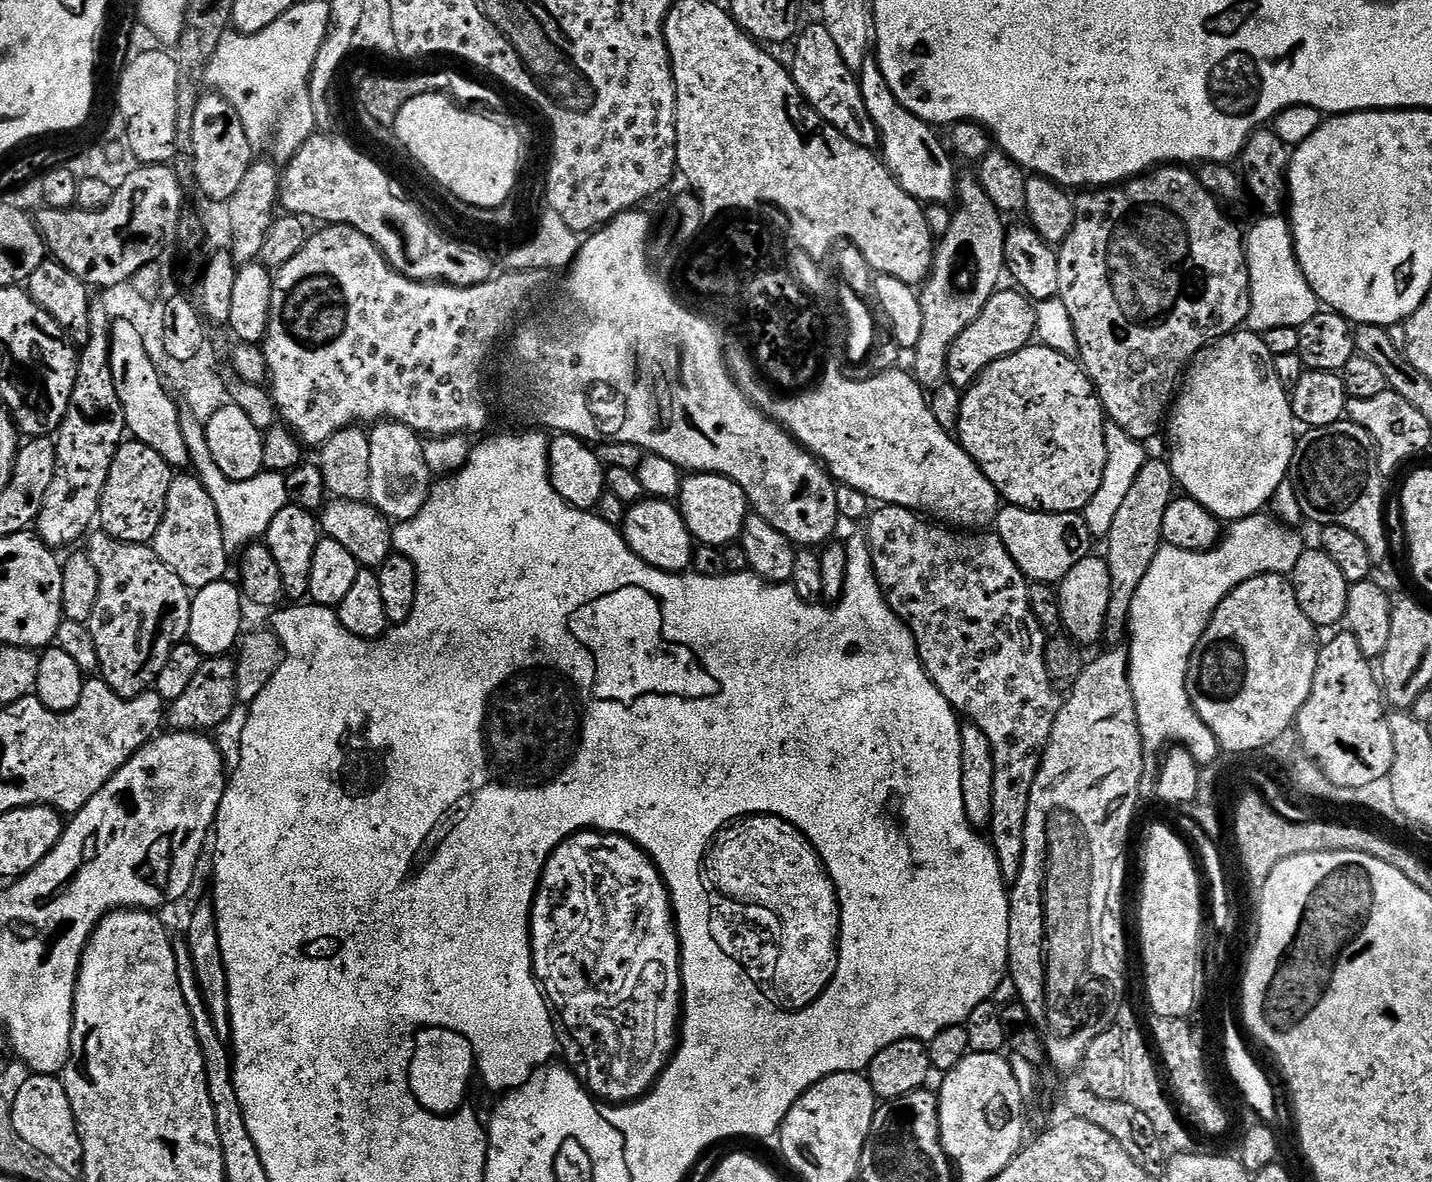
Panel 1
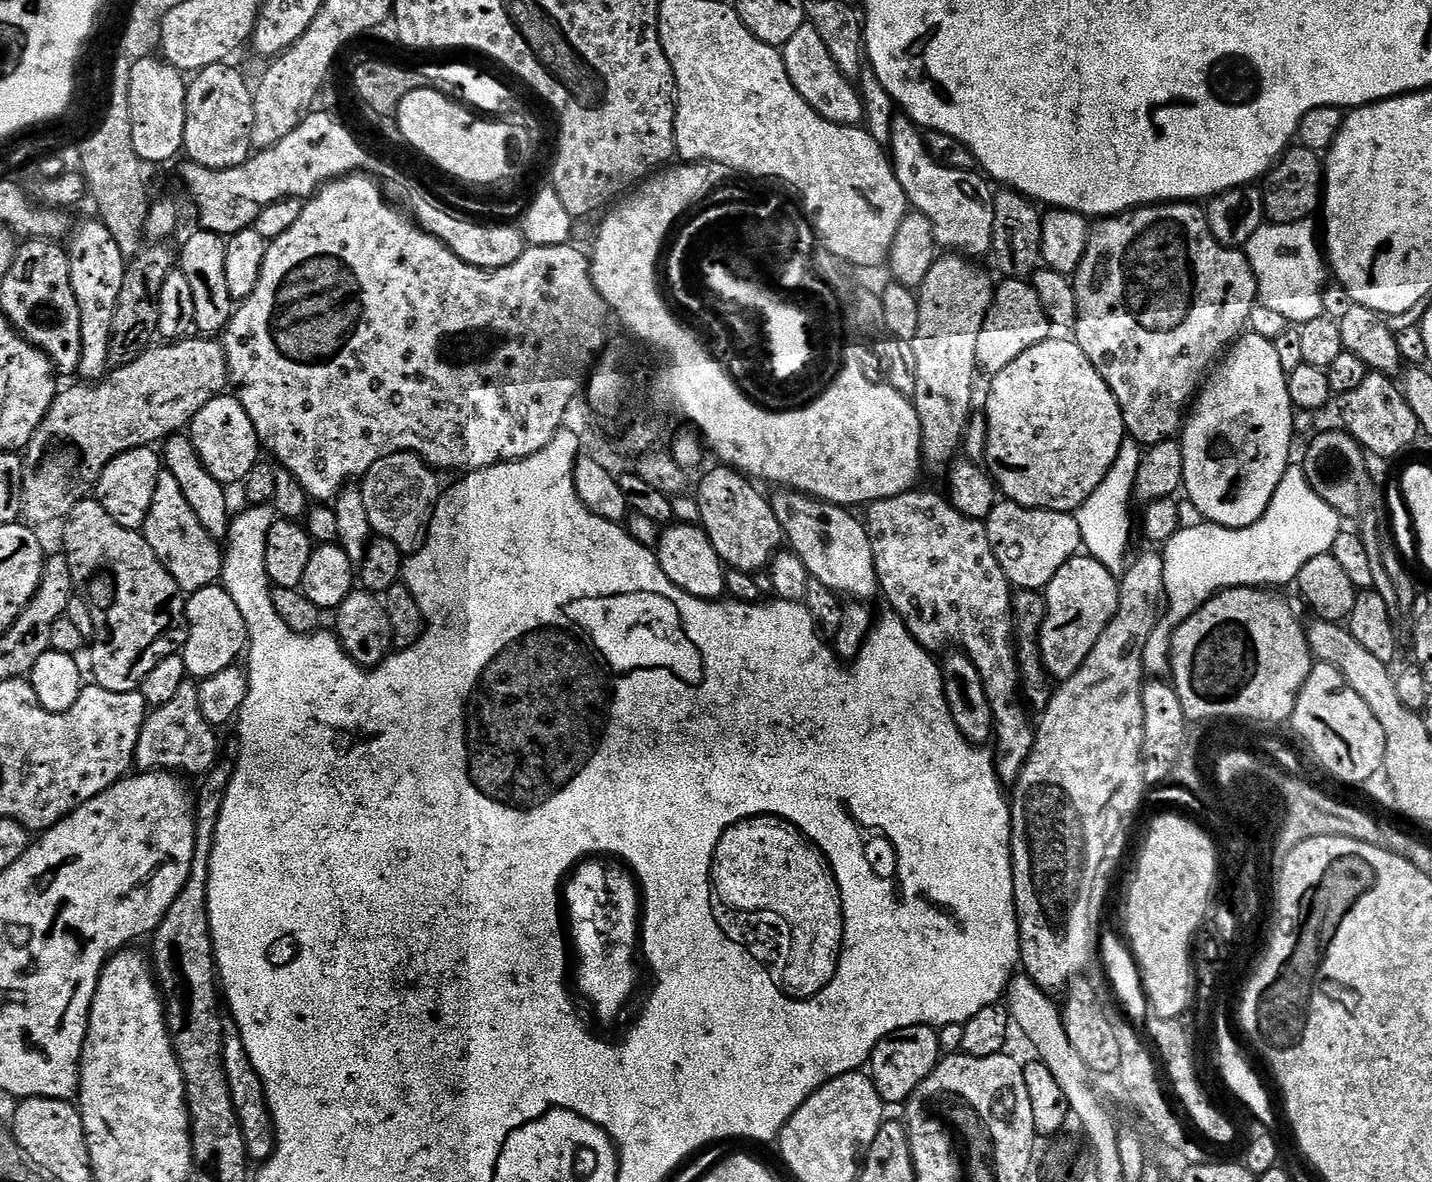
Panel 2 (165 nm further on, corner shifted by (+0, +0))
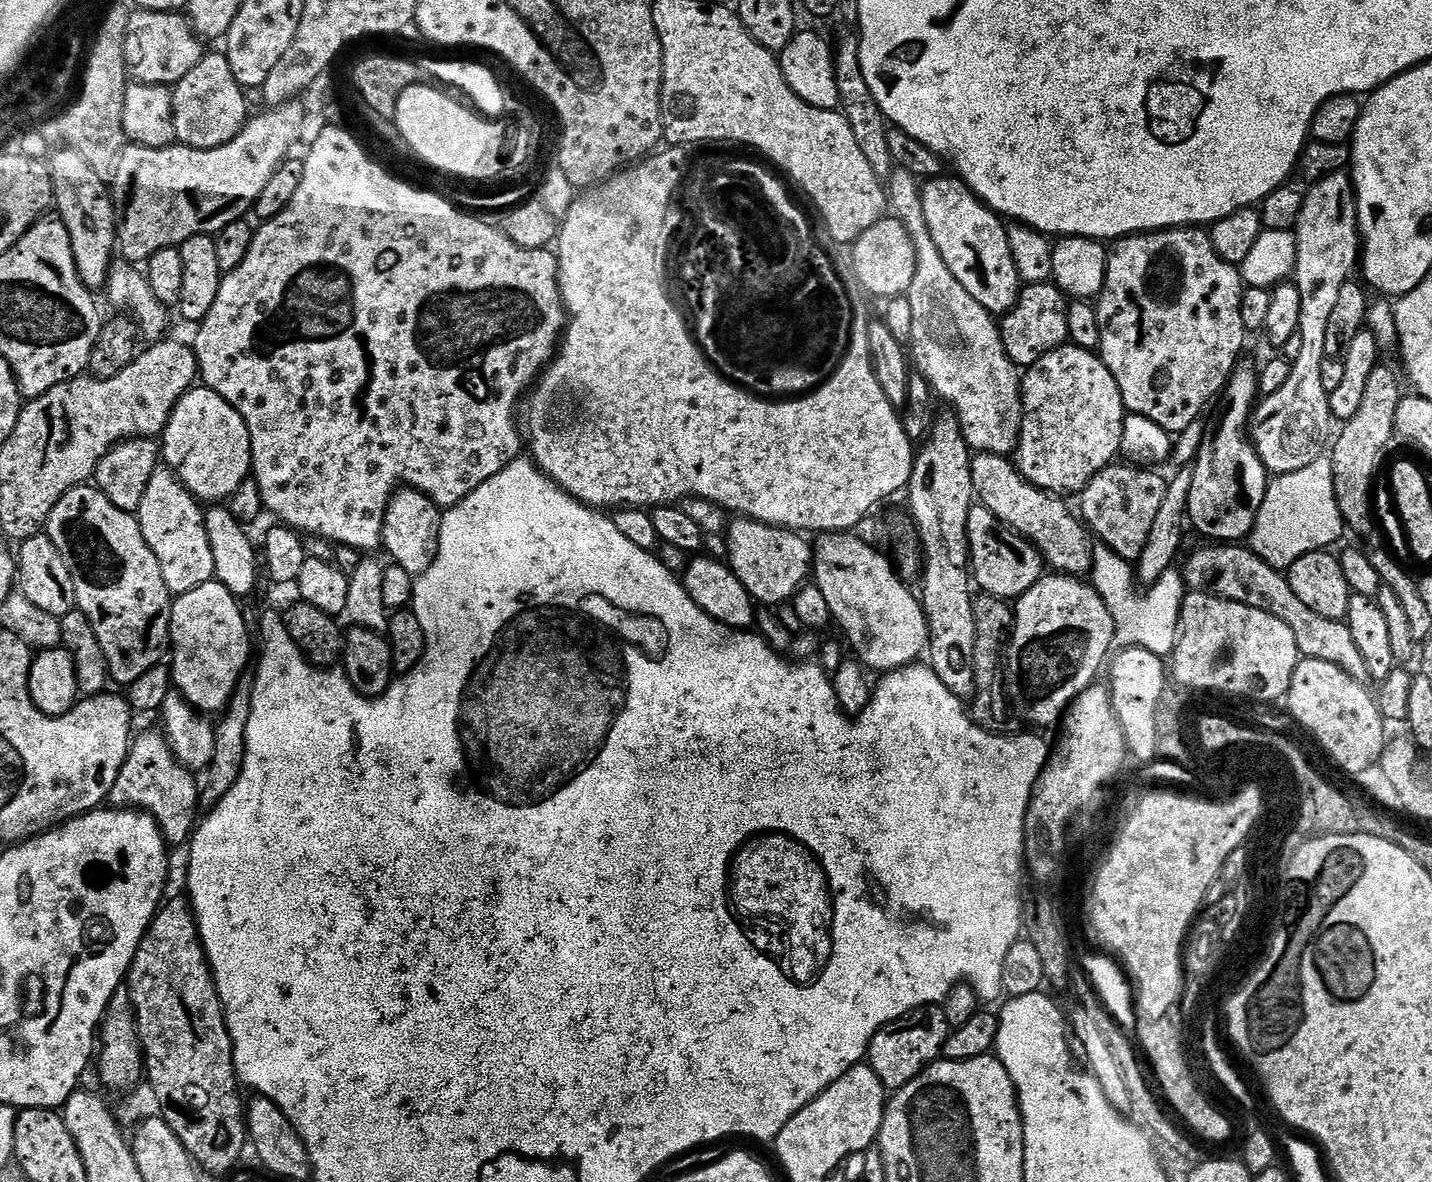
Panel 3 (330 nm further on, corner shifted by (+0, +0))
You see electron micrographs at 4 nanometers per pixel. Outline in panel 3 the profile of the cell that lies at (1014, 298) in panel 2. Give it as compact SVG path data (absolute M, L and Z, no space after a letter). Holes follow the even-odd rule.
M1052 282L1030 284L1021 291L1018 302L1000 324L1000 336L1004 339L1006 352L1017 368L1032 368L1046 354L1069 343L1068 306L1066 293Z

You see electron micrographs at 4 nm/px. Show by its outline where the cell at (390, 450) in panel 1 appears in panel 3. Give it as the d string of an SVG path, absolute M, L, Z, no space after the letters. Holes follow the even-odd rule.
M401 487L388 504L383 526L383 547L406 572L413 576L425 573L437 556L442 520L443 511L435 500L417 488Z

